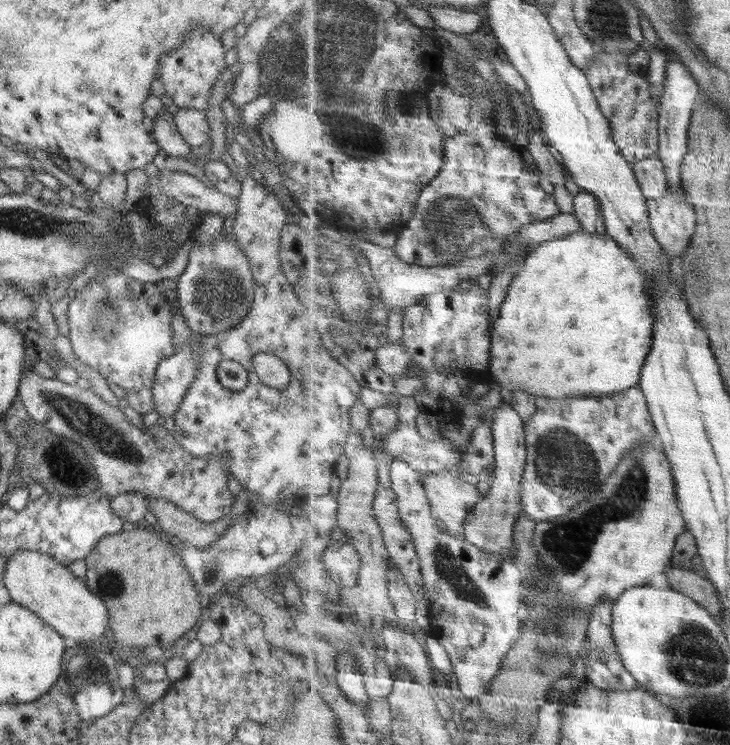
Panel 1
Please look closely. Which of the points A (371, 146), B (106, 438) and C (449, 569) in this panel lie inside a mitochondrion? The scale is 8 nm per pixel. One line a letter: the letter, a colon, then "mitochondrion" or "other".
A: mitochondrion
B: mitochondrion
C: mitochondrion

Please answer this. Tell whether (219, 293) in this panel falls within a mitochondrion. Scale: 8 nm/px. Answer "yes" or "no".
yes

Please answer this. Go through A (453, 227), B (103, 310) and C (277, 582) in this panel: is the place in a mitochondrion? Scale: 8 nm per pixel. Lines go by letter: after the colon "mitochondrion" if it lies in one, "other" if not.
A: mitochondrion
B: mitochondrion
C: other

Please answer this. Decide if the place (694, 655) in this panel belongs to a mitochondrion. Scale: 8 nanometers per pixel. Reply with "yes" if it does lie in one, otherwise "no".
yes

